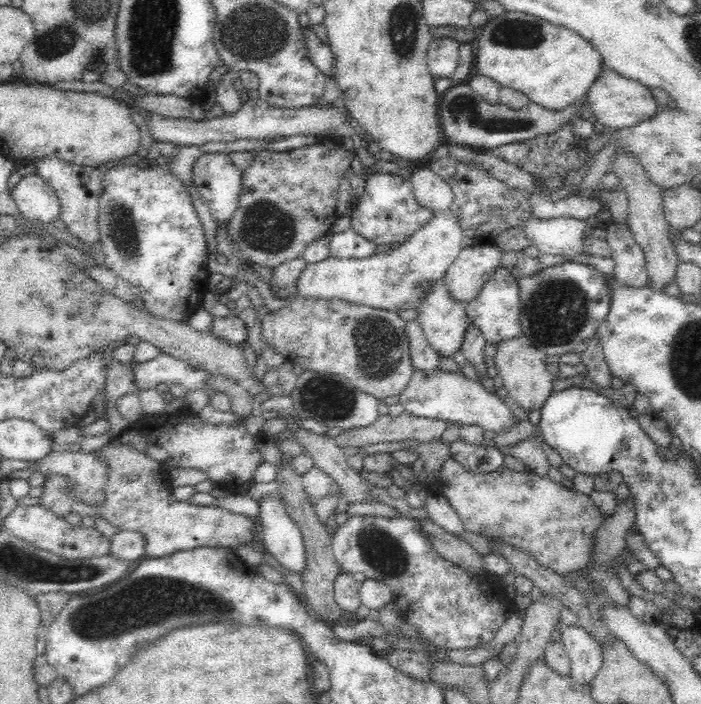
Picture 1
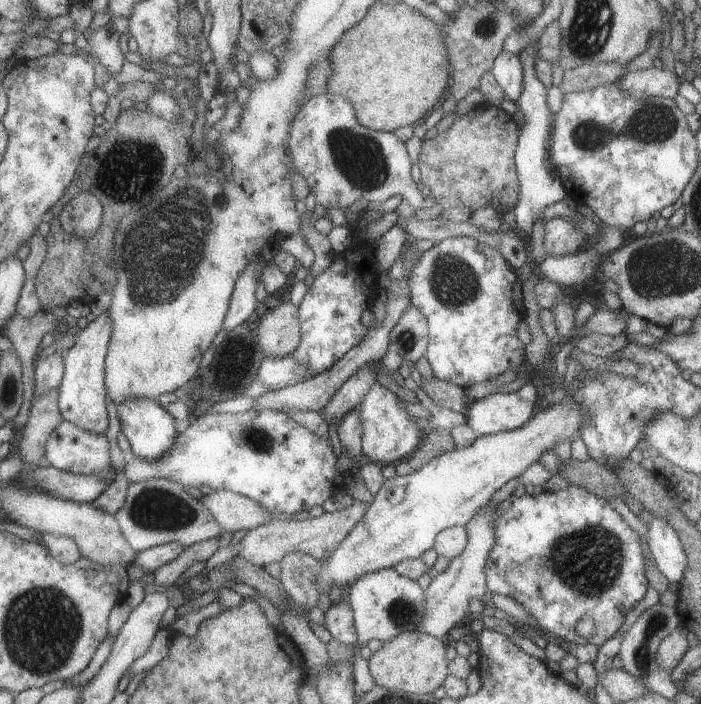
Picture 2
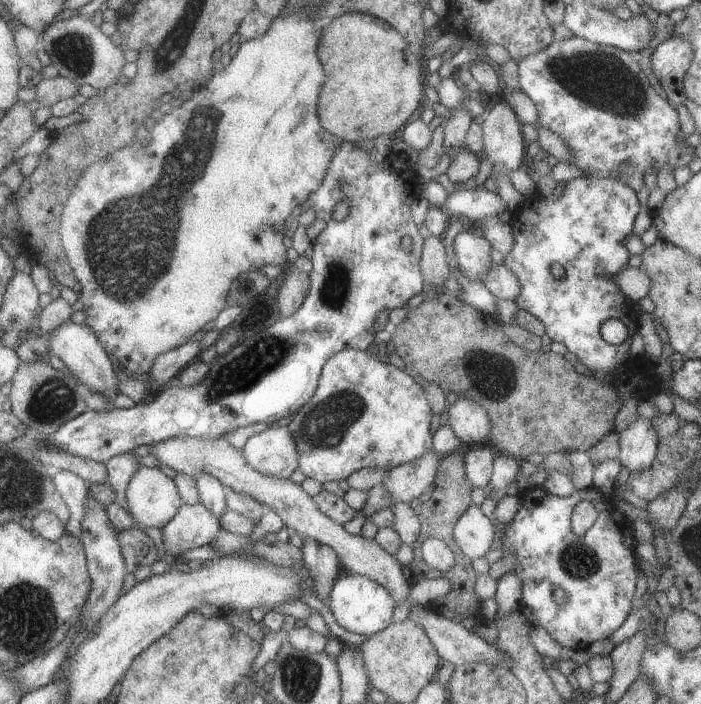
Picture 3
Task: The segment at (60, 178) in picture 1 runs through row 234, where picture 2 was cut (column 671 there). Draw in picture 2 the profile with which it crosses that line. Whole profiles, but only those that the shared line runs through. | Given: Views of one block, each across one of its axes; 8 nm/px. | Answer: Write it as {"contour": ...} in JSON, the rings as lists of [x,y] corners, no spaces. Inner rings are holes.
{"contour":[[[657,64],[644,70],[627,72],[618,82],[621,90],[629,92],[633,98],[657,96],[674,100],[681,81],[675,74]]]}

